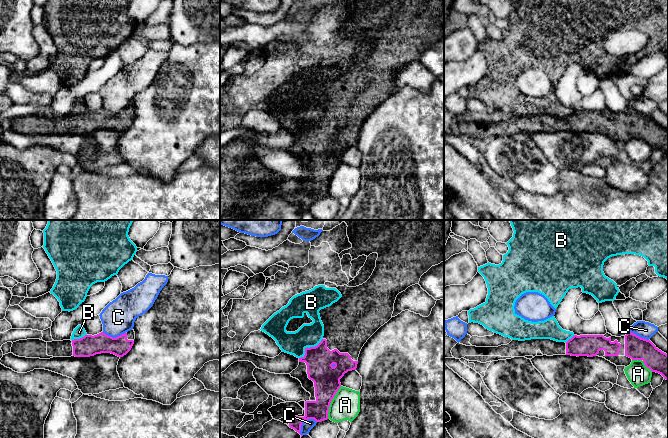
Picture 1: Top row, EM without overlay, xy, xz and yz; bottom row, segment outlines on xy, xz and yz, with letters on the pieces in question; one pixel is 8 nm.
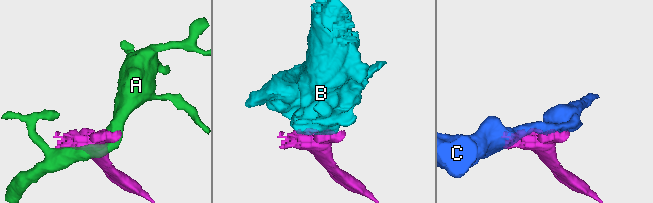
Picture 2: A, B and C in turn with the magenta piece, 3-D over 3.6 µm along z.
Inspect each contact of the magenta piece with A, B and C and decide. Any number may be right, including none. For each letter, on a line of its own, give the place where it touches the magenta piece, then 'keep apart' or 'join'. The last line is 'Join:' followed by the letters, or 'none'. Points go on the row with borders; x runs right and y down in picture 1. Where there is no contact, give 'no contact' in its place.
A: xz (330, 402) | keep apart
B: xz (310, 347) | keep apart
C: xz (301, 424) | keep apart
Join: none

